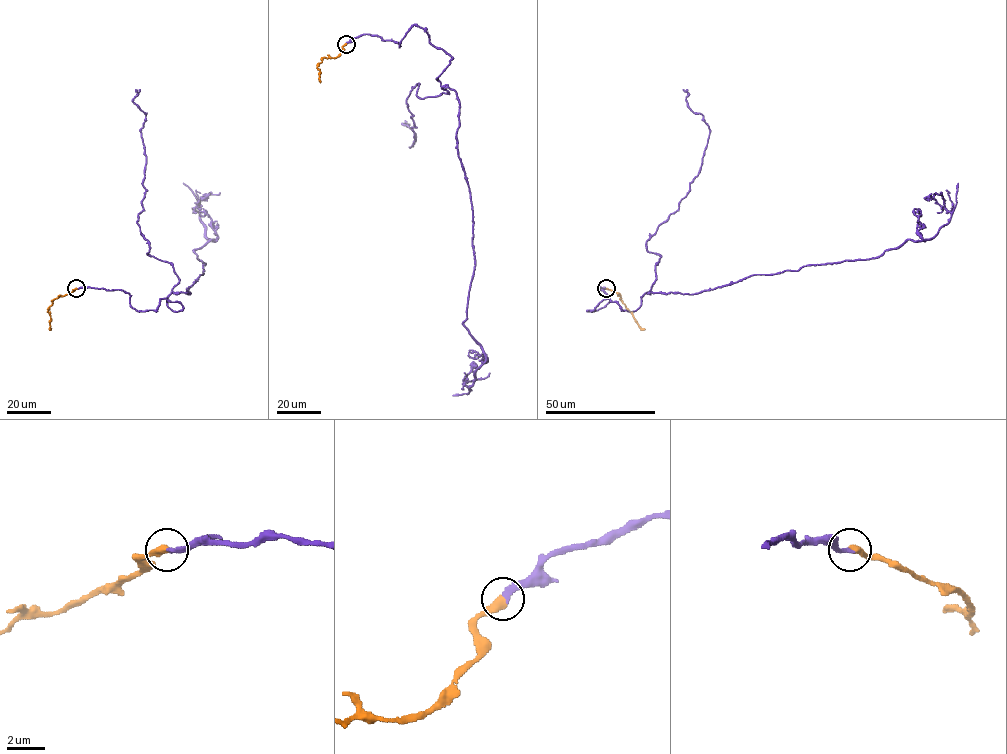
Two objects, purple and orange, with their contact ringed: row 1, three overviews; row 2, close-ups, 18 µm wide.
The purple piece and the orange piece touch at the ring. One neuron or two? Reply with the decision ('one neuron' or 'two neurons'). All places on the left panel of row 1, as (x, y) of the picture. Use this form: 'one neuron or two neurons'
one neuron

